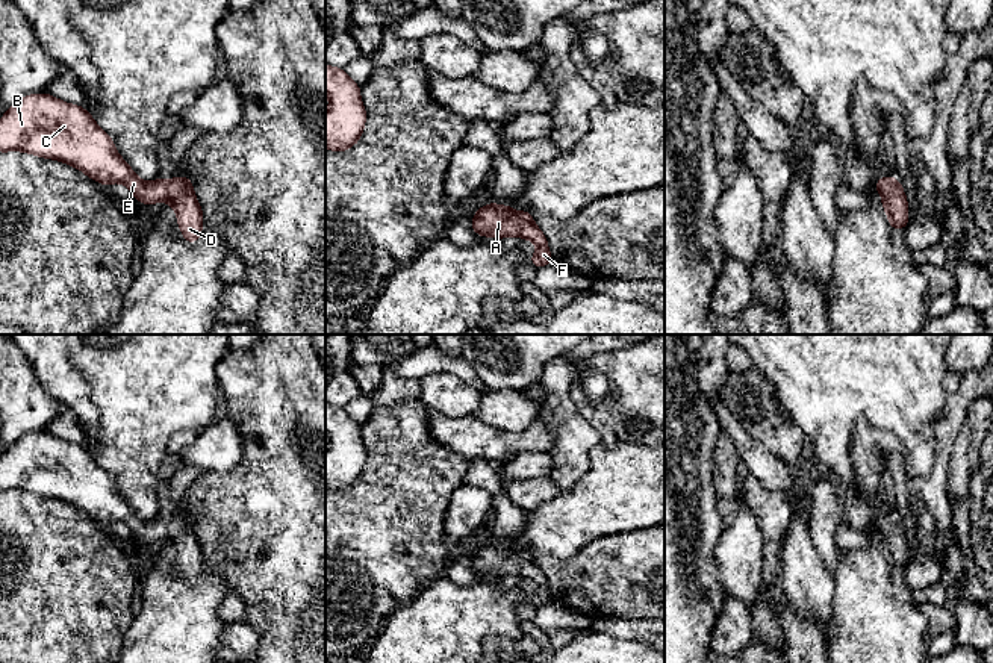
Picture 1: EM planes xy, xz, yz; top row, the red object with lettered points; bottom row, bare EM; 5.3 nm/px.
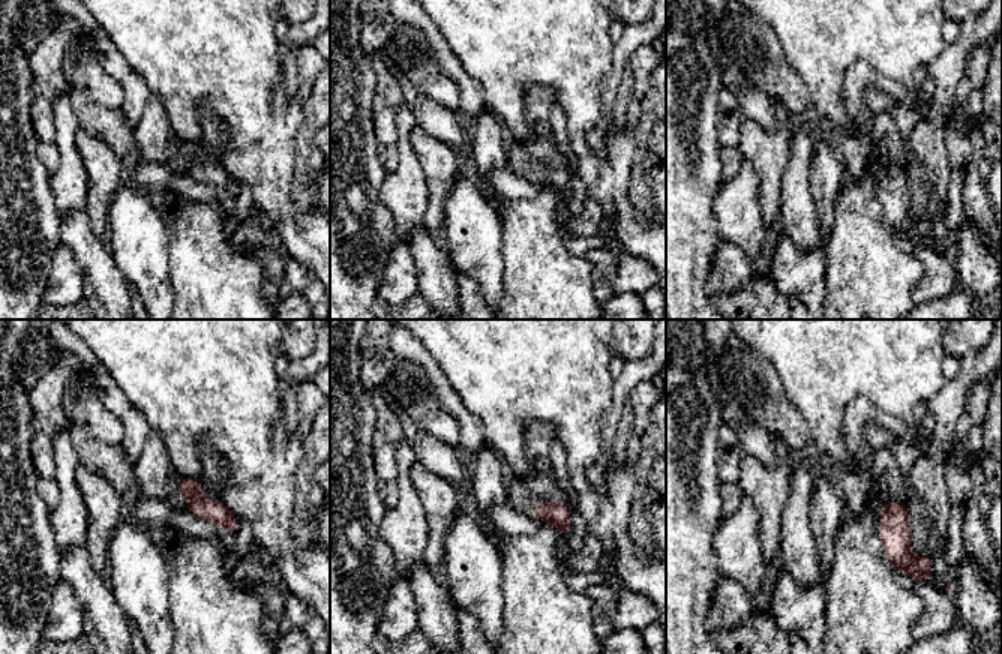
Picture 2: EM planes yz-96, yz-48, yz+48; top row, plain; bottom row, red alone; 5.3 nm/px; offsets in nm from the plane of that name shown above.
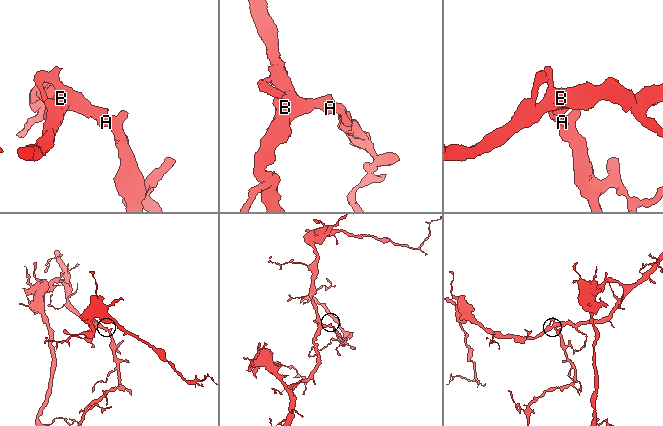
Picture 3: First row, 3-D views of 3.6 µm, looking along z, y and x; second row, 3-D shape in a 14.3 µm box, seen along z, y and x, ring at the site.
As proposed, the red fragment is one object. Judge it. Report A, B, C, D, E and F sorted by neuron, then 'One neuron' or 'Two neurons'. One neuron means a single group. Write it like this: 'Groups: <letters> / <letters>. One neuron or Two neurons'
Groups: A B C D E F. One neuron

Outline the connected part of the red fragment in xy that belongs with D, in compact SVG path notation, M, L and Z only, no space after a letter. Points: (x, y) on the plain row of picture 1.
M48 431L20 437L0 457L0 492L6 490L68 503L103 525L124 522L145 546L165 540L176 549L177 565L191 584L203 571L204 554L191 518L177 515L142 521L83 445Z

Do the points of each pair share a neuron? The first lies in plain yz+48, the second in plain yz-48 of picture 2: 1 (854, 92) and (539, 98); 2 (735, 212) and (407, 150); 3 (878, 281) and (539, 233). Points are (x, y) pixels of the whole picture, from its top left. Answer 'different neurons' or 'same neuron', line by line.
1: same neuron
2: same neuron
3: same neuron

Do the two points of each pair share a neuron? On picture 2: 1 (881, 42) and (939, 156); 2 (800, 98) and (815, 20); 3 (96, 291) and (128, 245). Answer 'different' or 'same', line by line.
1: different
2: different
3: different

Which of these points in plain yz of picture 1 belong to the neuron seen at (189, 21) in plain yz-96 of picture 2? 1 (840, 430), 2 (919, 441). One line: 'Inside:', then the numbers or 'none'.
Inside: 1, 2

